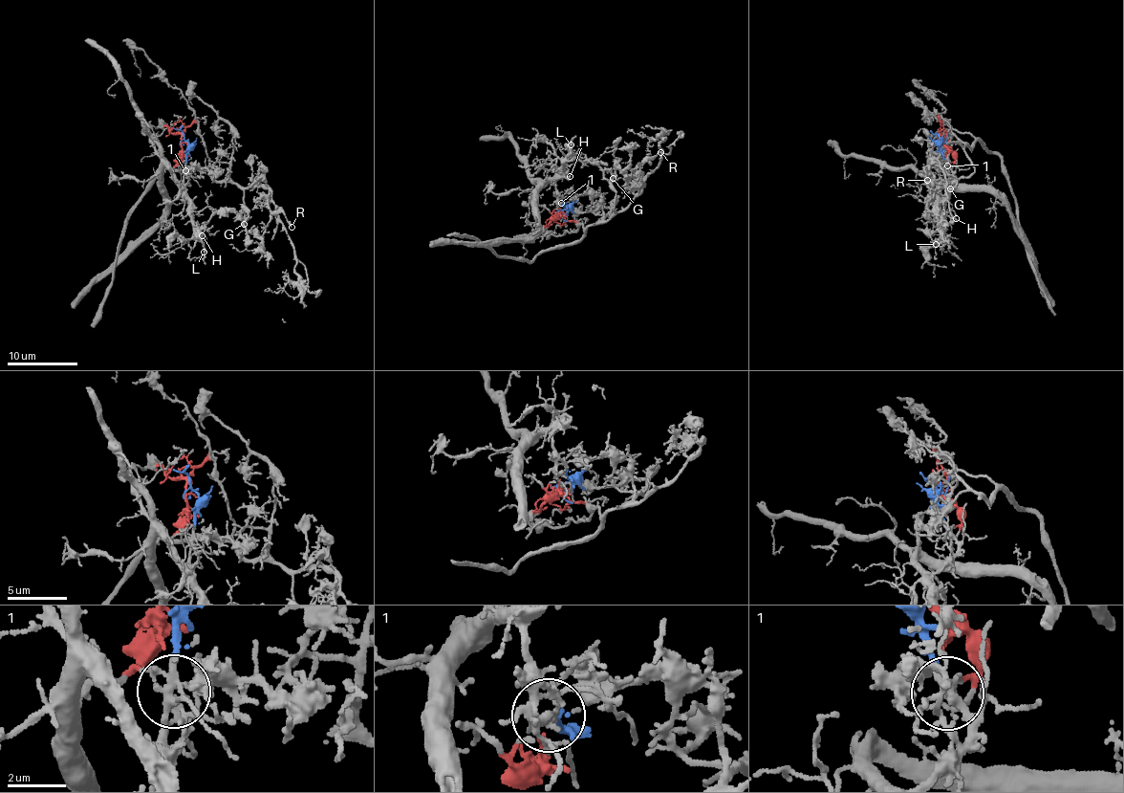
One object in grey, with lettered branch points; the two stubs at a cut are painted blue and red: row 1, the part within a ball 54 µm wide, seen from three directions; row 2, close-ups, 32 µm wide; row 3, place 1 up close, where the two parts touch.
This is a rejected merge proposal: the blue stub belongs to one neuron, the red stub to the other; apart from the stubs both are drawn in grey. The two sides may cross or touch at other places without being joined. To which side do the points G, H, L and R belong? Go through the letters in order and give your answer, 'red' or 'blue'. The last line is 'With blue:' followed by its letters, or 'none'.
G: red
H: blue
L: blue
R: red
With blue: H, L

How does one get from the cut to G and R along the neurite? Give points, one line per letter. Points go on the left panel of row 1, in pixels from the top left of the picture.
G: (182, 140), (181, 133), (195, 122), (211, 177), (228, 179), (244, 191), (246, 221), (240, 218), (244, 224)
R: (182, 140), (181, 133), (195, 122), (205, 146), (211, 177), (268, 189), (269, 208), (281, 212), (291, 226)

